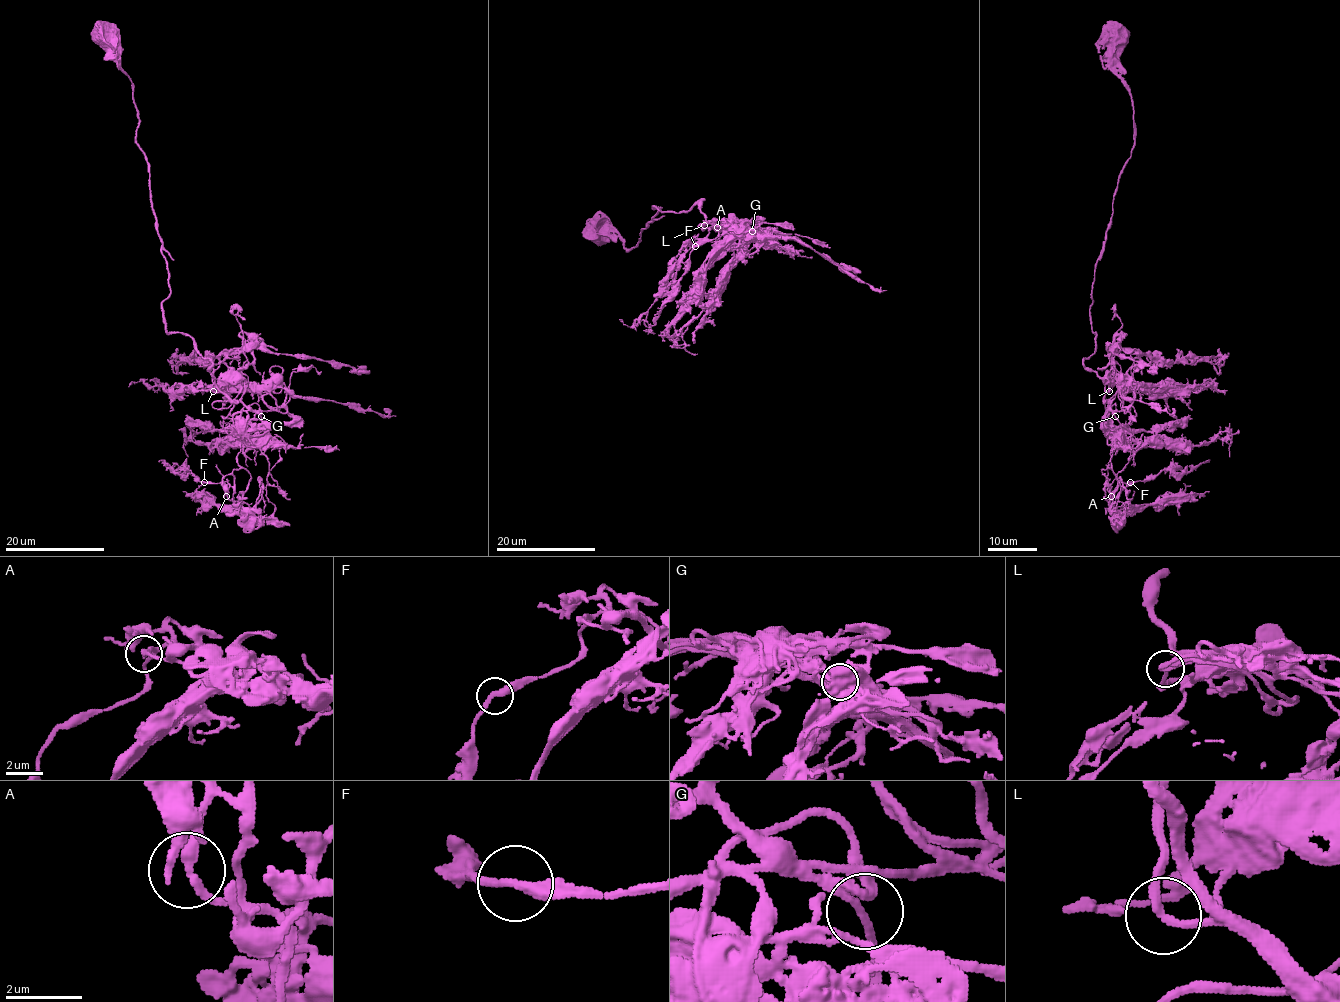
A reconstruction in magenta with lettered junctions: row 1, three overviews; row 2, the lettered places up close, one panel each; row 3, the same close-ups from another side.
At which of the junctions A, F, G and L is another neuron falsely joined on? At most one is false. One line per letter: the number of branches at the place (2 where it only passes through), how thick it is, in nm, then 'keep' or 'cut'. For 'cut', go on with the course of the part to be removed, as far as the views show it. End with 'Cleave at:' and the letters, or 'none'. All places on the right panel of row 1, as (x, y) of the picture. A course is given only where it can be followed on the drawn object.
A: 2 | 240 nm | keep
F: 2 | 280 nm | keep
G: 2 | 220 nm | keep
L: 2 | 220 nm | keep
Cleave at: none

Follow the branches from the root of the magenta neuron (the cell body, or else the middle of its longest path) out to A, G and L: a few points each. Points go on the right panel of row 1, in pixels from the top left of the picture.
A: (1121, 37), (1134, 145), (1095, 266), (1095, 350), (1083, 361), (1104, 385), (1112, 450), (1102, 474), (1110, 496)
G: (1121, 37), (1134, 145), (1095, 266), (1095, 350), (1083, 361), (1115, 416)
L: (1121, 37), (1119, 73), (1131, 100), (1134, 145), (1095, 266), (1089, 311), (1095, 350), (1083, 361), (1109, 391)

